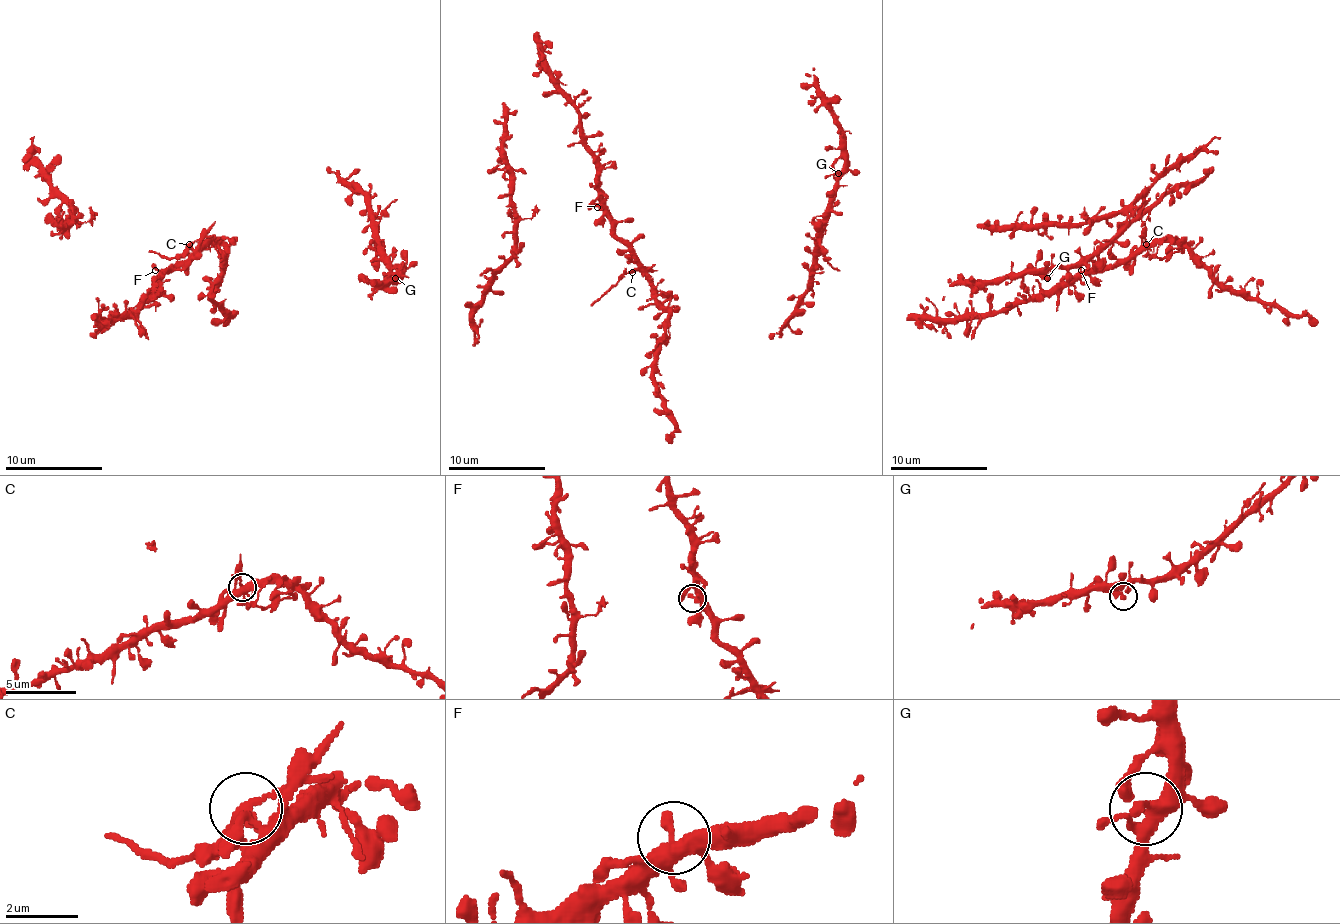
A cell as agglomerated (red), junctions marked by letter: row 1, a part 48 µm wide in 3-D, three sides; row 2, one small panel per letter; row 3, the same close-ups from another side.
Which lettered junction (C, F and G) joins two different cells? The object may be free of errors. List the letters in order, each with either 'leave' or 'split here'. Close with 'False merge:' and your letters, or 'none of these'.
C: split here
F: leave
G: leave
False merge: C

